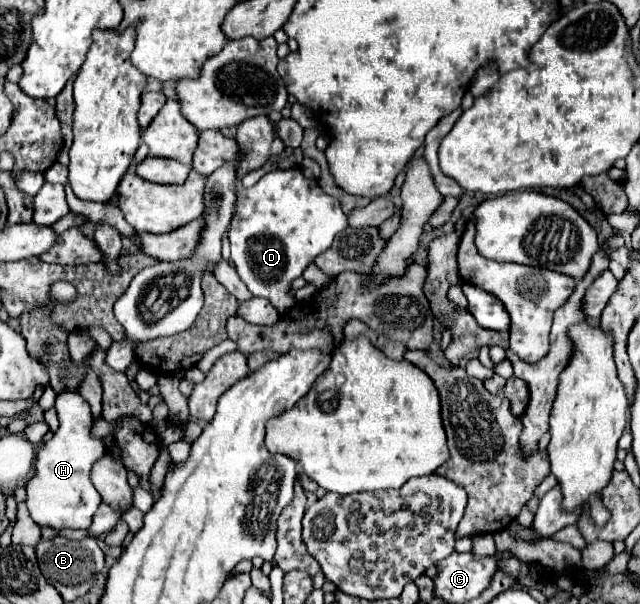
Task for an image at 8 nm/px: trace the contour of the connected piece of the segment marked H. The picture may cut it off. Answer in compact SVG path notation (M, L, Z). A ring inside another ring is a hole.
M63 390L57 394L57 402L55 402L57 414L59 414L59 430L55 432L55 436L45 442L41 446L41 450L37 452L37 462L35 462L35 476L25 484L27 488L27 508L31 518L39 524L39 526L53 526L57 530L65 530L65 528L89 528L93 514L97 512L99 504L101 504L101 494L97 492L97 488L91 484L91 466L93 460L101 458L101 454L105 454L105 446L101 444L101 440L91 438L89 430L91 430L91 408L89 404L73 390Z

